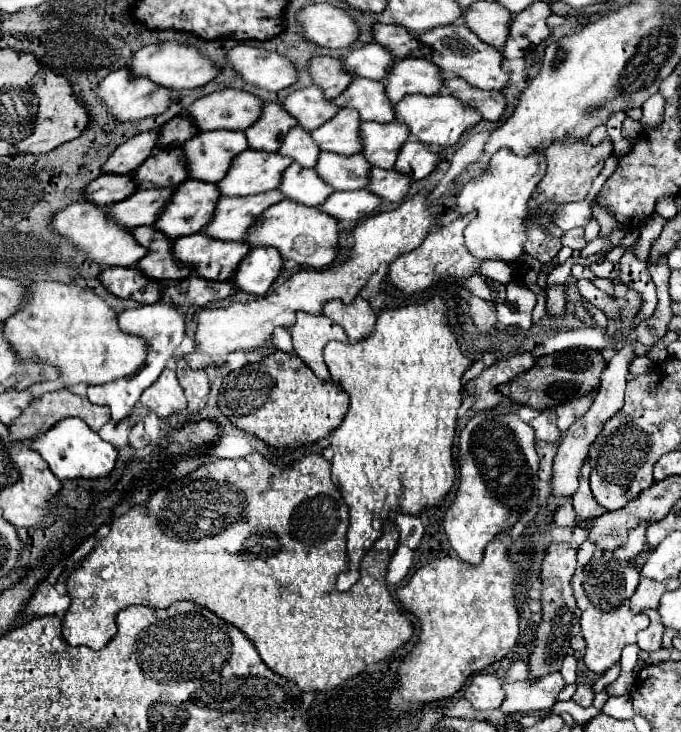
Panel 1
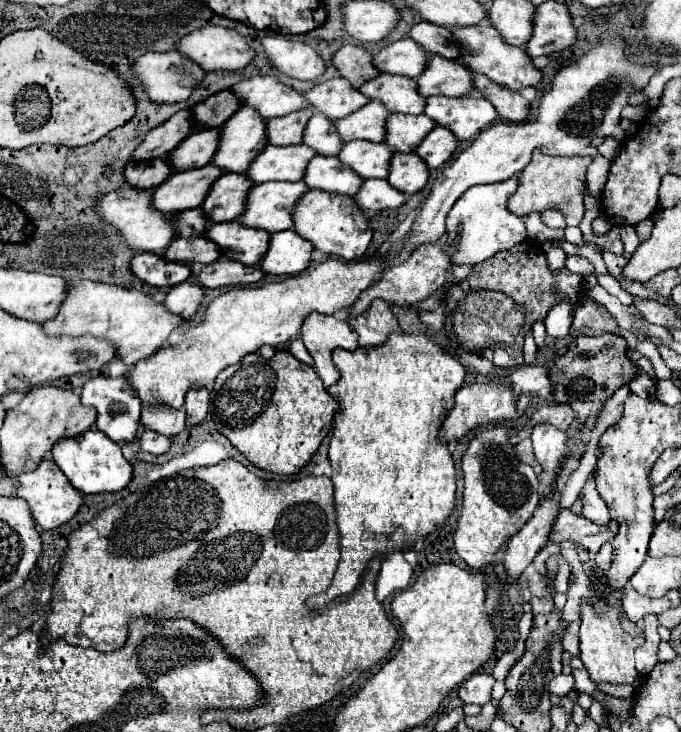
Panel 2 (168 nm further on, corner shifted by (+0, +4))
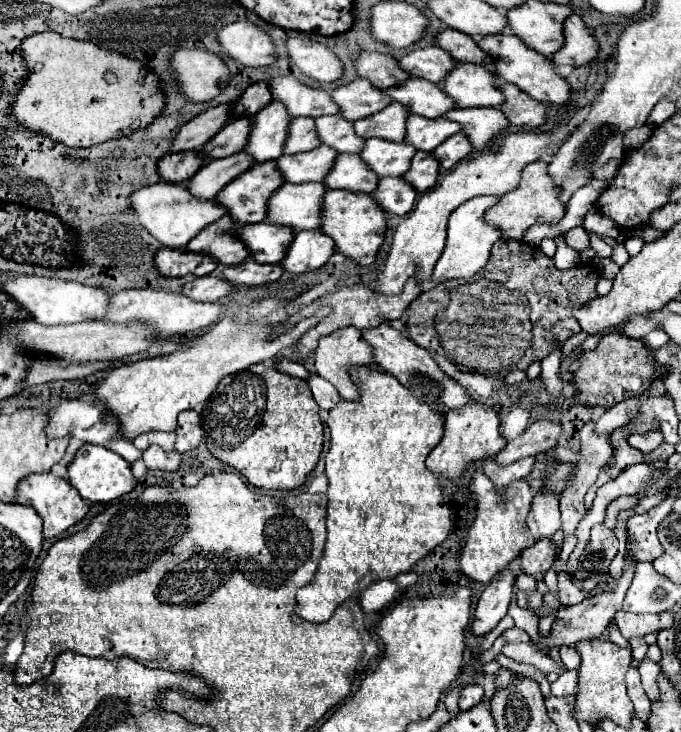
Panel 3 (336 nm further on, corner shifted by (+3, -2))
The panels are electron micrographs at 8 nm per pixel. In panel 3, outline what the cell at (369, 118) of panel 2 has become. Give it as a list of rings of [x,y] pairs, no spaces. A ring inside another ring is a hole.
[[[392,102],[388,108],[354,122],[354,132],[368,138],[382,138],[390,142],[402,142],[404,140],[404,122],[406,122],[408,110],[402,108],[398,102]]]

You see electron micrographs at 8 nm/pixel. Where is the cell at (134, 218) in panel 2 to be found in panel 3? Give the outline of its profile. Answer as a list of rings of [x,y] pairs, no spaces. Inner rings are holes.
[[[158,182],[132,192],[130,210],[138,218],[138,222],[166,248],[184,248],[188,240],[196,236],[196,232],[226,214],[226,210],[220,208],[214,200],[196,200],[182,184],[170,182]]]

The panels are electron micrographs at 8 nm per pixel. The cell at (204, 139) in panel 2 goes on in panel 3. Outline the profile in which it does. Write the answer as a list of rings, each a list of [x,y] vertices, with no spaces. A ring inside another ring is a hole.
[[[248,118],[230,120],[212,140],[208,140],[208,144],[204,144],[200,154],[204,156],[206,162],[232,156],[244,148],[248,132],[250,132],[250,120]]]

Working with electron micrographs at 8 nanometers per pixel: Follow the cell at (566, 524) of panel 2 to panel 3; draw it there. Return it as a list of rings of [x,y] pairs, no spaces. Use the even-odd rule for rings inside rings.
[[[536,540],[530,548],[526,548],[520,558],[522,558],[522,572],[534,576],[536,580],[542,580],[546,570],[552,568],[552,562],[556,560],[558,546],[550,540]]]

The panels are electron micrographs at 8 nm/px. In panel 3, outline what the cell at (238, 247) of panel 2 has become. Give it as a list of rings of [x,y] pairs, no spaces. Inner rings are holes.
[[[260,222],[238,228],[236,236],[250,250],[250,258],[260,264],[276,264],[284,258],[288,244],[292,242],[292,228],[280,228],[276,224]]]

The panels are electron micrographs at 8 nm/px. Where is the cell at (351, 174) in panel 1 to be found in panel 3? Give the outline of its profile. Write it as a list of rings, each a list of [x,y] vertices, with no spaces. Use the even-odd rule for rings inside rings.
[[[366,140],[360,158],[362,162],[368,164],[368,168],[378,176],[378,178],[386,178],[386,176],[402,176],[408,168],[410,168],[410,160],[414,156],[414,148],[410,144],[396,144],[396,142],[388,142],[388,140]]]

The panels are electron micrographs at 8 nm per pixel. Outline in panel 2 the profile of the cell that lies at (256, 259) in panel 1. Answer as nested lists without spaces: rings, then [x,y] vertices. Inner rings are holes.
[[[283,230],[279,234],[271,234],[269,250],[259,262],[267,274],[299,274],[311,264],[313,244],[301,238],[295,230]]]

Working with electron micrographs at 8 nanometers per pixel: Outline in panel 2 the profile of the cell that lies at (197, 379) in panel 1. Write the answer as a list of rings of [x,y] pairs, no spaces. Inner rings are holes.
[[[205,388],[187,392],[185,410],[187,410],[187,428],[205,422],[209,412],[209,392]]]

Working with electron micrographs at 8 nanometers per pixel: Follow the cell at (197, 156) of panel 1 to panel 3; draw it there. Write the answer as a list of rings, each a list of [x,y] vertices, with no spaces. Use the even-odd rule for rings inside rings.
[[[270,102],[266,108],[250,118],[250,134],[244,152],[252,156],[252,162],[276,160],[282,154],[282,146],[288,134],[290,116],[280,102]]]

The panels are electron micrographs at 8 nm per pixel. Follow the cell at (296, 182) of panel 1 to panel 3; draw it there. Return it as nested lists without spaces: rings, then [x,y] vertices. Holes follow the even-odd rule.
[[[358,154],[336,156],[328,176],[324,176],[324,186],[330,190],[348,190],[354,194],[372,194],[378,184],[376,174],[366,168]]]

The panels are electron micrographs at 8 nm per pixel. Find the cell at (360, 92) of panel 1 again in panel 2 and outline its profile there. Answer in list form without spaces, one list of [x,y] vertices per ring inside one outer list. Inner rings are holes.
[[[379,74],[359,90],[373,100],[381,100],[387,110],[403,114],[423,114],[427,98],[419,94],[417,82],[399,74]]]

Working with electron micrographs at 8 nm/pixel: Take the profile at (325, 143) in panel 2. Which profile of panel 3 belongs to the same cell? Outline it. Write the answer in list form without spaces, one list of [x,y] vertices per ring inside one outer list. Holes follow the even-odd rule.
[[[340,114],[316,118],[316,132],[322,144],[334,148],[338,154],[358,154],[364,140],[354,134],[352,122],[344,120]]]

